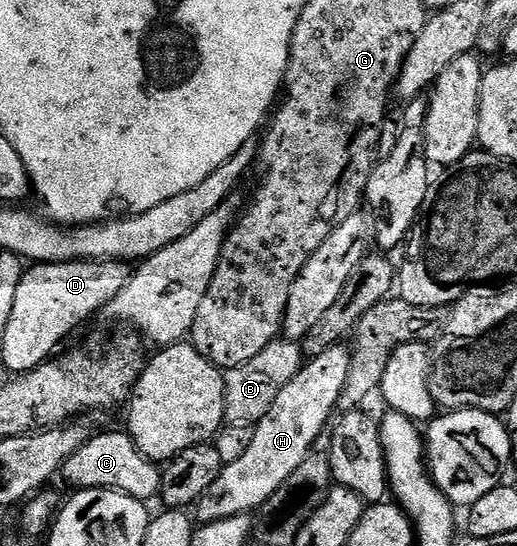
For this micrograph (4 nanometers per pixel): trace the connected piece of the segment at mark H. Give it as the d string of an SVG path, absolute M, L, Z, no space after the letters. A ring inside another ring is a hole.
M344 344L333 345L325 353L304 362L295 377L279 391L265 417L255 425L251 447L247 447L247 452L235 459L235 463L224 466L210 489L198 498L195 517L201 525L231 519L240 513L252 514L283 487L291 471L314 450L318 438L338 412L343 387L347 387L347 371L351 371L351 352Z

